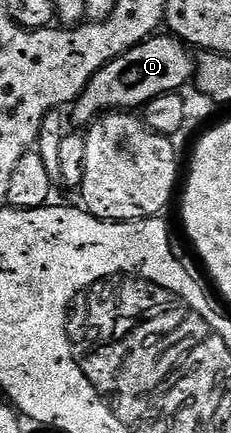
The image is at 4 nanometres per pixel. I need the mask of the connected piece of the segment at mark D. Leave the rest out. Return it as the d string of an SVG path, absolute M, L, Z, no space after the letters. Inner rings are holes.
M174 36L159 37L146 38L132 50L126 50L124 54L105 64L105 68L91 77L89 84L80 92L69 110L77 125L86 127L108 112L138 111L146 107L147 103L157 100L157 96L182 91L182 86L194 79L196 59L192 51Z

